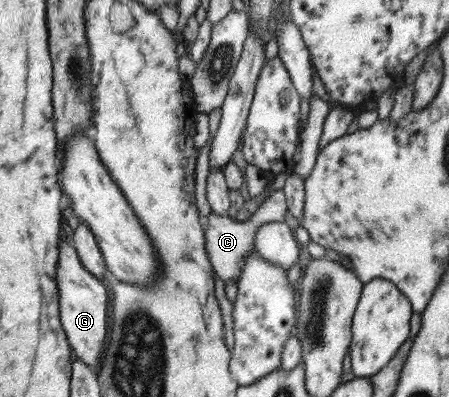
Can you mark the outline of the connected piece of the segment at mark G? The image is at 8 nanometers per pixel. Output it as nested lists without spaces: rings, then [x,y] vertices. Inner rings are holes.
[[[65,241],[57,244],[57,265],[55,268],[56,290],[58,293],[59,321],[67,338],[67,343],[74,352],[75,358],[87,364],[97,374],[98,357],[106,334],[106,310],[108,292],[100,283],[100,278],[94,278],[80,264],[74,247]]]

